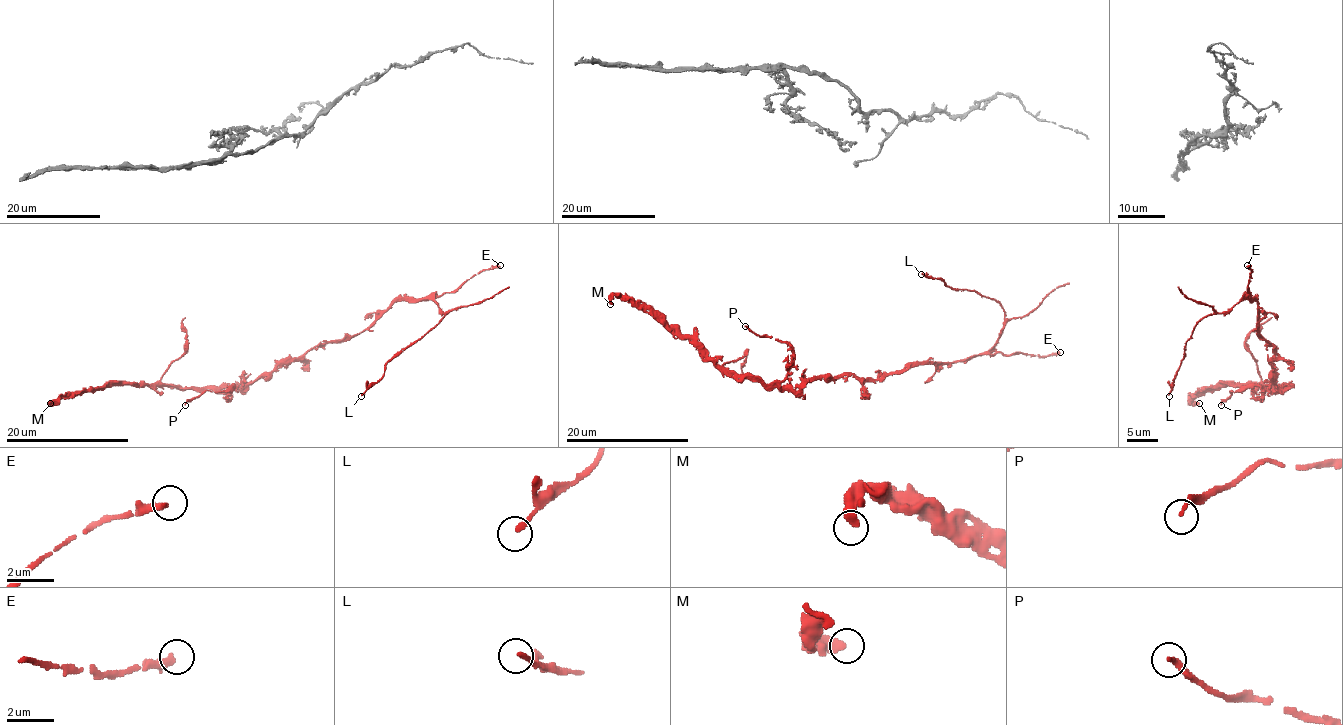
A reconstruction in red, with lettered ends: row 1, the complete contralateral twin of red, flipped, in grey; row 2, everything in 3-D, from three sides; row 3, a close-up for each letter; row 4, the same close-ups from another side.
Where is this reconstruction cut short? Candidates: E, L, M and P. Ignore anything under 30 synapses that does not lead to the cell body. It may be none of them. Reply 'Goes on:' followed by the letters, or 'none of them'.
Goes on: none of them

